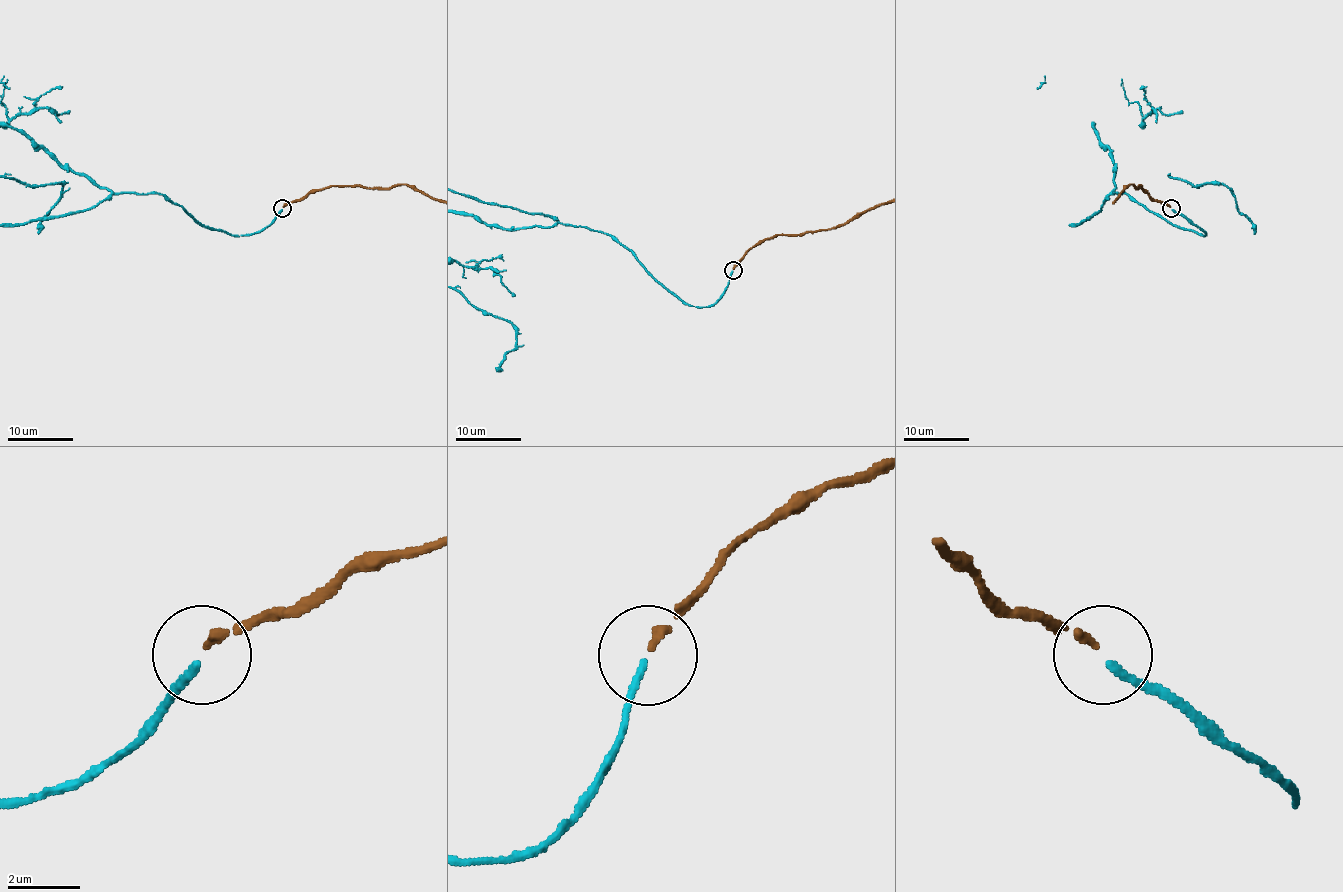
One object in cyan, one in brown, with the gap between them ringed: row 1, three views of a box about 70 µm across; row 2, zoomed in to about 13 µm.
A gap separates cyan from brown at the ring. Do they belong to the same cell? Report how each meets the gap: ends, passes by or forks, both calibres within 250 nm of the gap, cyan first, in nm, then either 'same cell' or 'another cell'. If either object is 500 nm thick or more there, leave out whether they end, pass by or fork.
cyan ends; brown ends; calibres 180 and 240 nm; same cell

